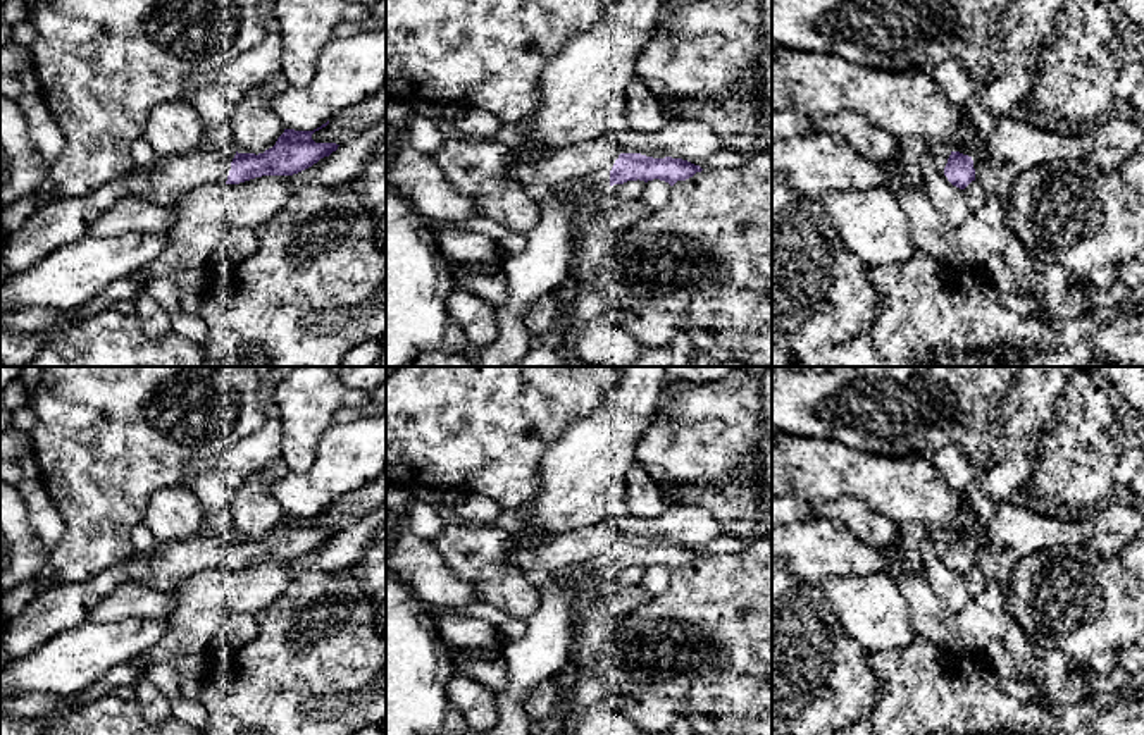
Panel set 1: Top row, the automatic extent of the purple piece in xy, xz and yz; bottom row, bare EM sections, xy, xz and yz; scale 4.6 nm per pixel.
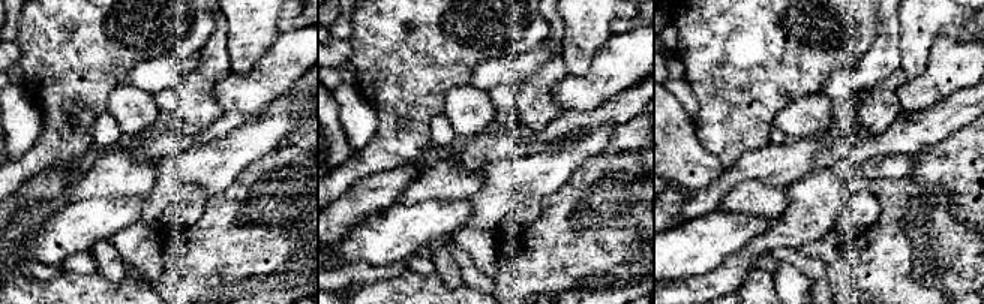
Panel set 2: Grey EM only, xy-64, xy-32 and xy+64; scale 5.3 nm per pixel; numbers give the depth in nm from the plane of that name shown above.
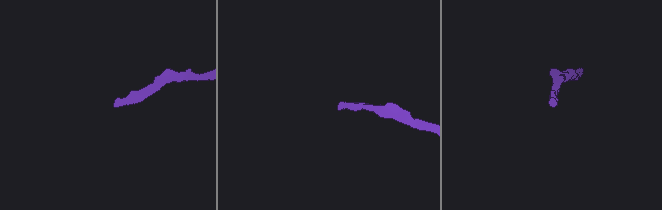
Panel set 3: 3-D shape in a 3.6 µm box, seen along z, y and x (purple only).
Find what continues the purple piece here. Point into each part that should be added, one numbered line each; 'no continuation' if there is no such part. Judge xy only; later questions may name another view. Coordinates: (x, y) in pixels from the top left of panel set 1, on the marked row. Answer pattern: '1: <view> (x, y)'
1: xy (61, 222)

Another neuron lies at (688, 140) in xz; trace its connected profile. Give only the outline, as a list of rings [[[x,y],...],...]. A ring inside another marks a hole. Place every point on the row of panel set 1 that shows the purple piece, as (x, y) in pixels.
[[[668,120],[662,131],[646,138],[641,131],[624,129],[610,136],[620,153],[641,153],[653,158],[703,162],[722,151],[720,136],[705,122]]]

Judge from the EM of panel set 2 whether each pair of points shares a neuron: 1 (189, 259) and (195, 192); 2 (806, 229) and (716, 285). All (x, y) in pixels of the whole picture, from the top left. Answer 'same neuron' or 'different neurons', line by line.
1: different neurons
2: same neuron

